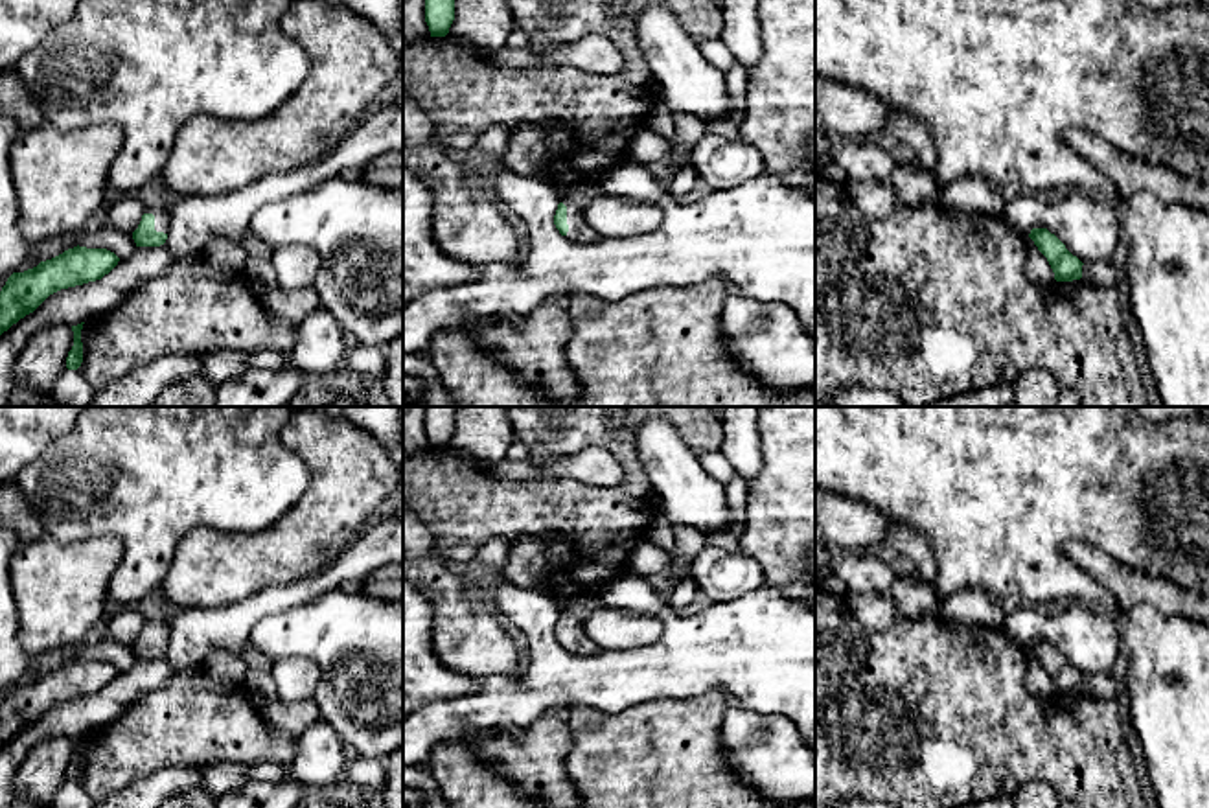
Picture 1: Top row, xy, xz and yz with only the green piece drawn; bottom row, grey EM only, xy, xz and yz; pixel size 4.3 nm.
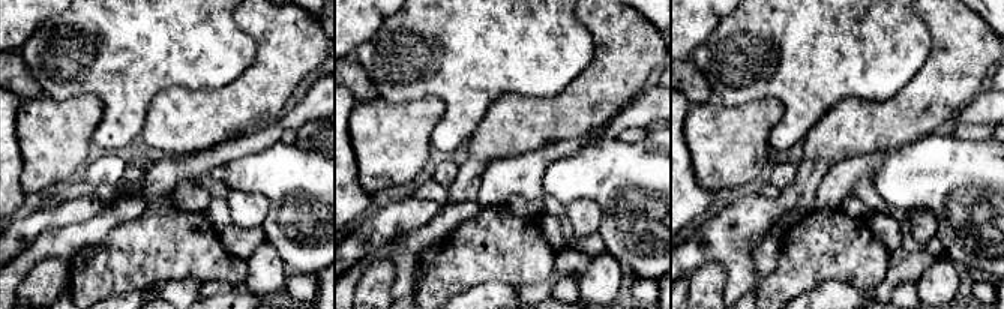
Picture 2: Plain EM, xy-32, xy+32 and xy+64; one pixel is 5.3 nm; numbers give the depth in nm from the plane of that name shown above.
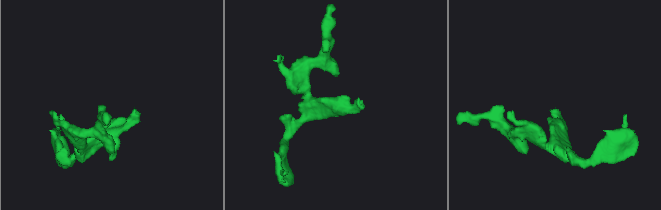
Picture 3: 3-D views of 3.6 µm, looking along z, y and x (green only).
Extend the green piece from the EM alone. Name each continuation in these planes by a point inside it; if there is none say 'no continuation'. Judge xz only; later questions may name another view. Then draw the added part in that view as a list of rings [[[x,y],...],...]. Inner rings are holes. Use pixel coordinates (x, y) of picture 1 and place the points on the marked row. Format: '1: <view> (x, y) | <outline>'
1: xz (578, 230) | [[[569,204],[565,206],[569,225],[569,232],[565,237],[574,243],[593,243],[594,239],[598,239],[598,234],[585,223],[583,212]]]

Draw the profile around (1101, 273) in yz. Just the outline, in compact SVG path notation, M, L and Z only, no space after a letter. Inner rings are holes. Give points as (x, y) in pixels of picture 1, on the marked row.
M1110 260L1086 261L1082 265L1082 278L1097 287L1115 287L1119 274Z

